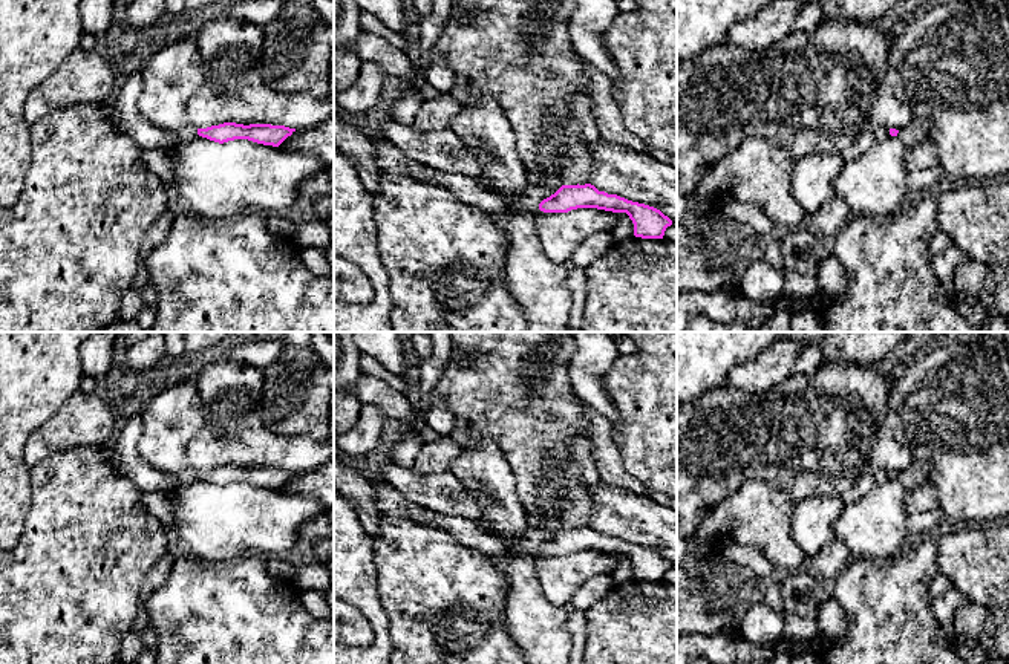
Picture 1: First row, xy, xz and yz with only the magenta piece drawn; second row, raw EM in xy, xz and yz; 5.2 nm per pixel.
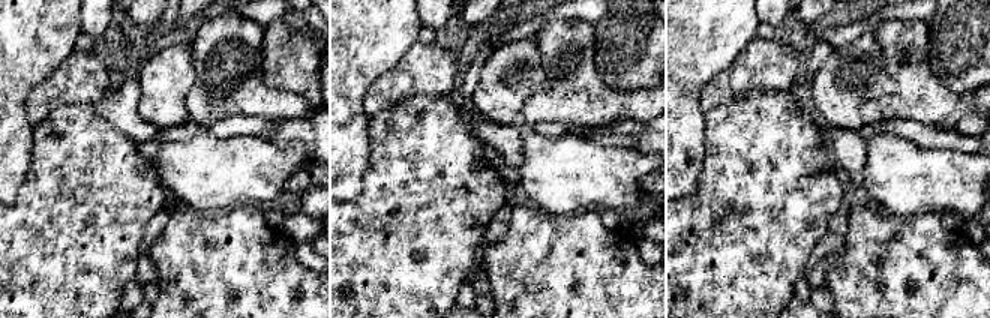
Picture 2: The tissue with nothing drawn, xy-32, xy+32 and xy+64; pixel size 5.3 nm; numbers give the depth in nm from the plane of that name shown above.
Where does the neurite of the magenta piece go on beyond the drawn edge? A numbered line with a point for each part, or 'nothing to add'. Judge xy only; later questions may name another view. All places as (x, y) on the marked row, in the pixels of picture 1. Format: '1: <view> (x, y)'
1: xy (189, 133)

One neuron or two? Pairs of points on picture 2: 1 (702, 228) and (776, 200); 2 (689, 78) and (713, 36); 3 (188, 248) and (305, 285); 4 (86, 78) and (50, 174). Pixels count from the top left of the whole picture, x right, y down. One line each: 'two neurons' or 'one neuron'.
1: one neuron
2: one neuron
3: one neuron
4: two neurons

